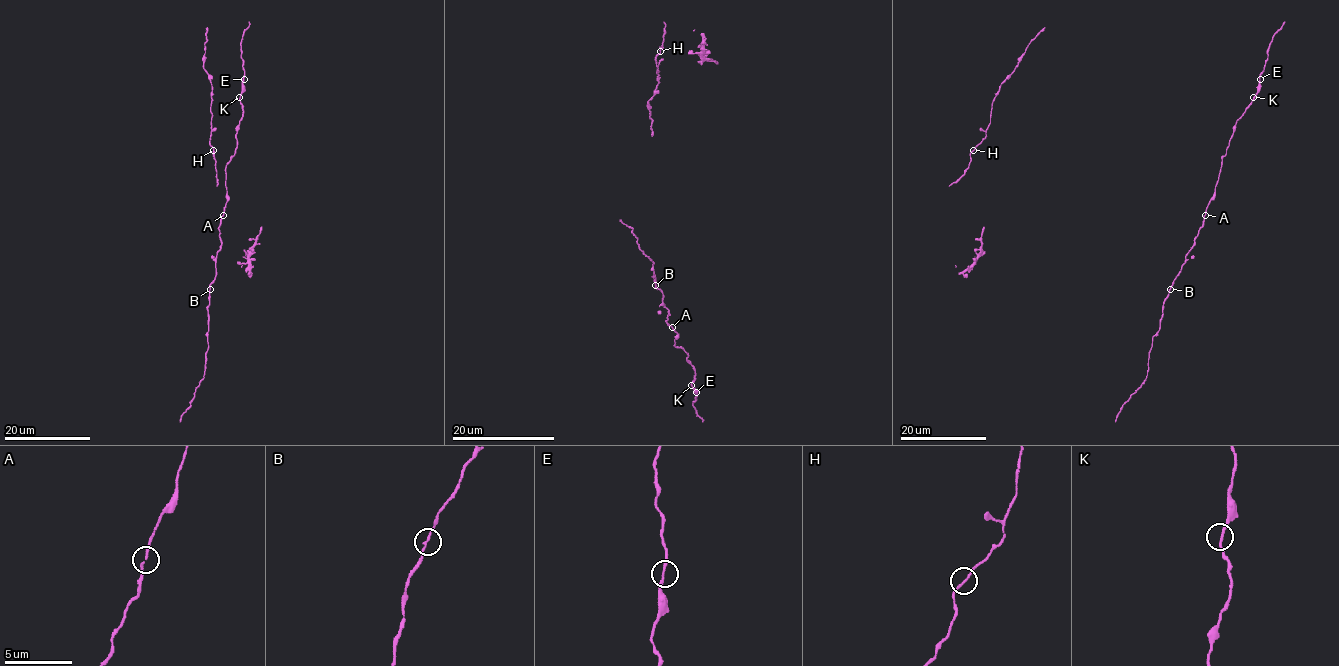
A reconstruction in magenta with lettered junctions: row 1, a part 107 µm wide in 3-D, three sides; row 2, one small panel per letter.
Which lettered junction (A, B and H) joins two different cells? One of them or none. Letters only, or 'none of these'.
none of these

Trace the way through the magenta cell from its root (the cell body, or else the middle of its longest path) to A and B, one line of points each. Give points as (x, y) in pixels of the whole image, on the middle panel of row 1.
A: (687, 353), (674, 345), (677, 334), (672, 327)
B: (687, 353), (674, 345), (677, 334), (667, 322), (669, 312), (663, 304), (663, 293), (655, 285)

